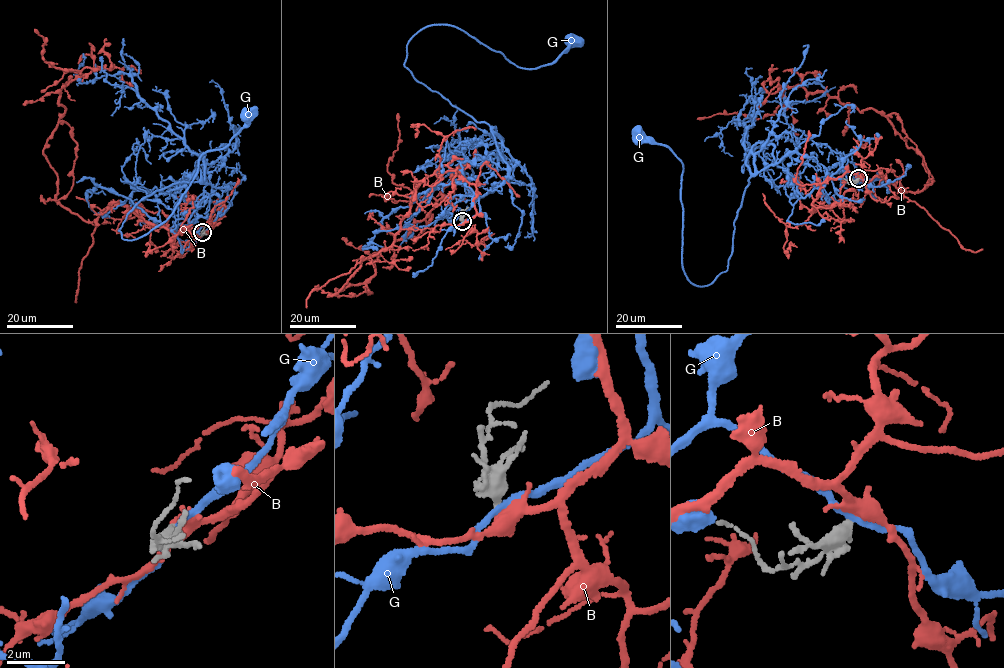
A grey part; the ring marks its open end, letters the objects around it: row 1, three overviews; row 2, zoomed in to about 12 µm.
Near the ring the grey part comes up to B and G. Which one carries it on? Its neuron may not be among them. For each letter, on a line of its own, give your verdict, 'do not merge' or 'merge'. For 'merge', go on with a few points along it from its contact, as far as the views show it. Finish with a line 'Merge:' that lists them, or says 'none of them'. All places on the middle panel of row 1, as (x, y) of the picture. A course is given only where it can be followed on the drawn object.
B: do not merge
G: do not merge
Merge: none of them

